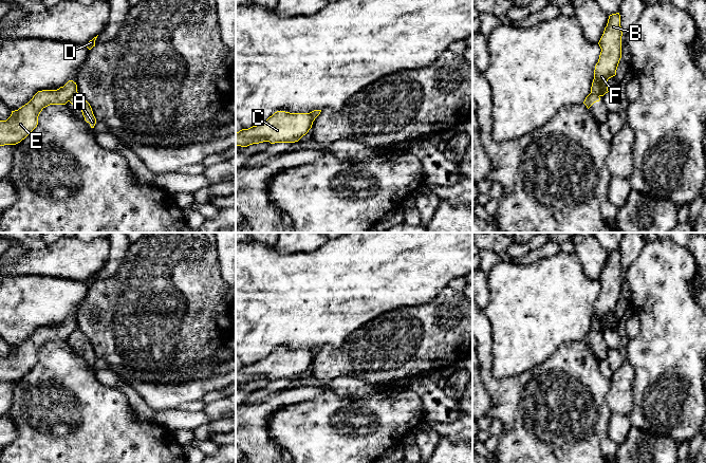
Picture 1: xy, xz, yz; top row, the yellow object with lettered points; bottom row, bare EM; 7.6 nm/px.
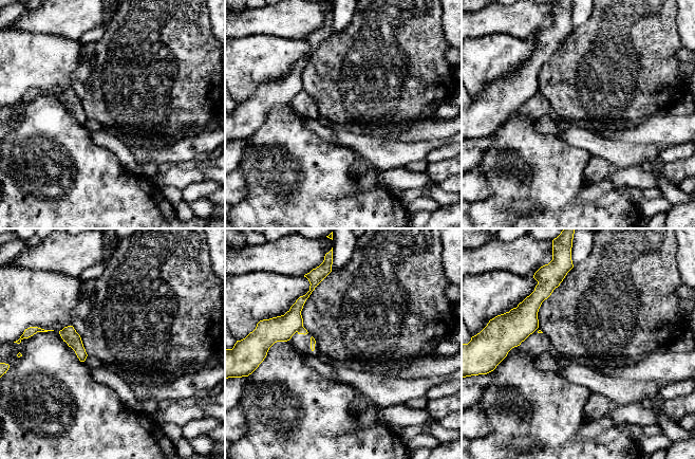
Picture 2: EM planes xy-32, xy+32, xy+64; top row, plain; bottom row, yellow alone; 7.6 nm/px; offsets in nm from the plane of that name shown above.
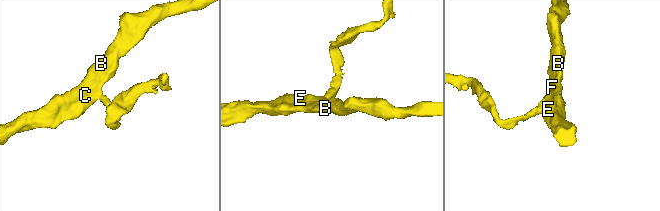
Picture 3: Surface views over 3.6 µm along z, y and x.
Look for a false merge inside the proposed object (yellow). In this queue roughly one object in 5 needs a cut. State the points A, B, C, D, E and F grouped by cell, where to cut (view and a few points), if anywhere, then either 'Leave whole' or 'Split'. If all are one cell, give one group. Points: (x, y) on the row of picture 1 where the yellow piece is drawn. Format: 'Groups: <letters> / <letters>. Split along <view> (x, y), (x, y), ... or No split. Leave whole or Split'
Groups: A / B C D E F. Split along xy (76, 91), (68, 100). Split

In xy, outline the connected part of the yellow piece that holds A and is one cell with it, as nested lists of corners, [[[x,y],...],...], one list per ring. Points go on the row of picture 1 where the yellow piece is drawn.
[[[76,92],[69,100],[72,105],[75,105],[76,103],[81,103],[82,104],[82,115],[85,117],[85,121],[90,124],[91,128],[94,128],[96,124],[96,118],[93,114],[92,108],[90,104],[85,99],[85,97]]]

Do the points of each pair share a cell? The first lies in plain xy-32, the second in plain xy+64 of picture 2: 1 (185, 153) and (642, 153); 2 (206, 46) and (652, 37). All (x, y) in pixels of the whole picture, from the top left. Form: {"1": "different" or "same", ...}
{"1": "same", "2": "same"}

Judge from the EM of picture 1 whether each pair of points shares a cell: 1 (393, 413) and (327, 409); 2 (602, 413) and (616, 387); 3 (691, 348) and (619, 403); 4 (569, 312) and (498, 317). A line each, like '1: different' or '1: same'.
1: same
2: different
3: different
4: same

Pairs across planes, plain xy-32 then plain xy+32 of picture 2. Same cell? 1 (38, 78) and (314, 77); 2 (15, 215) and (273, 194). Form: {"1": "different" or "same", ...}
{"1": "different", "2": "same"}

